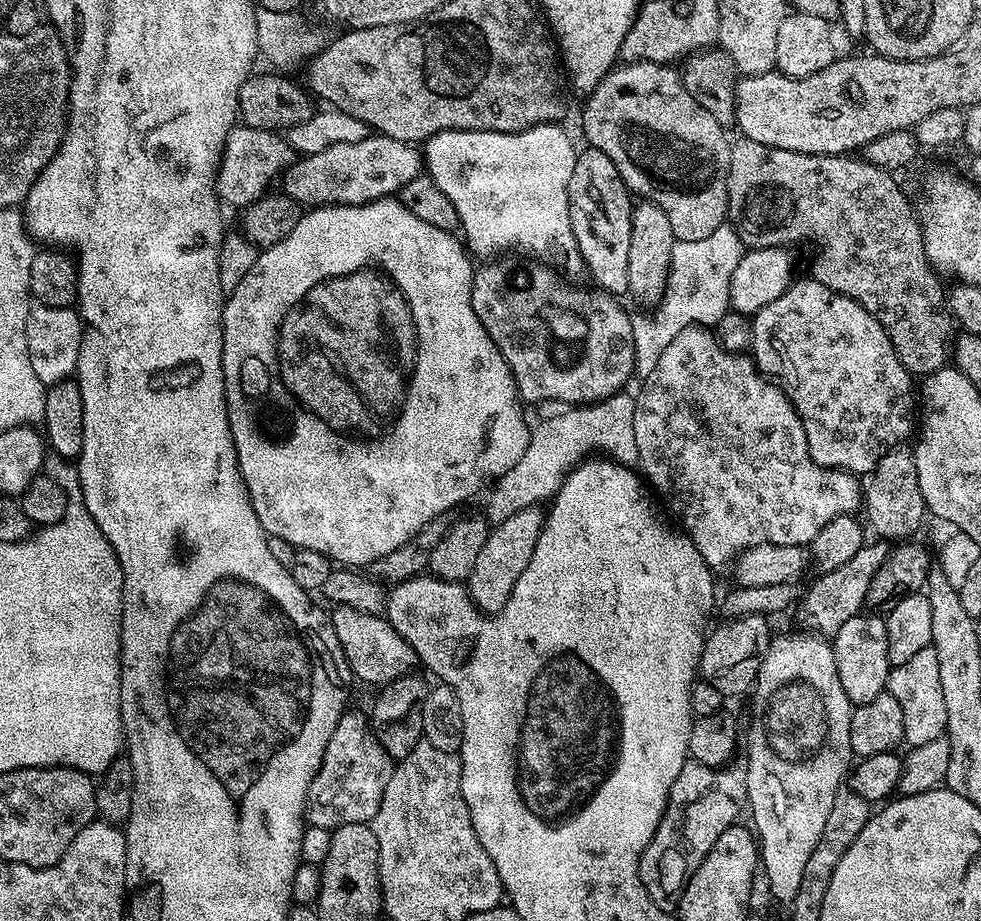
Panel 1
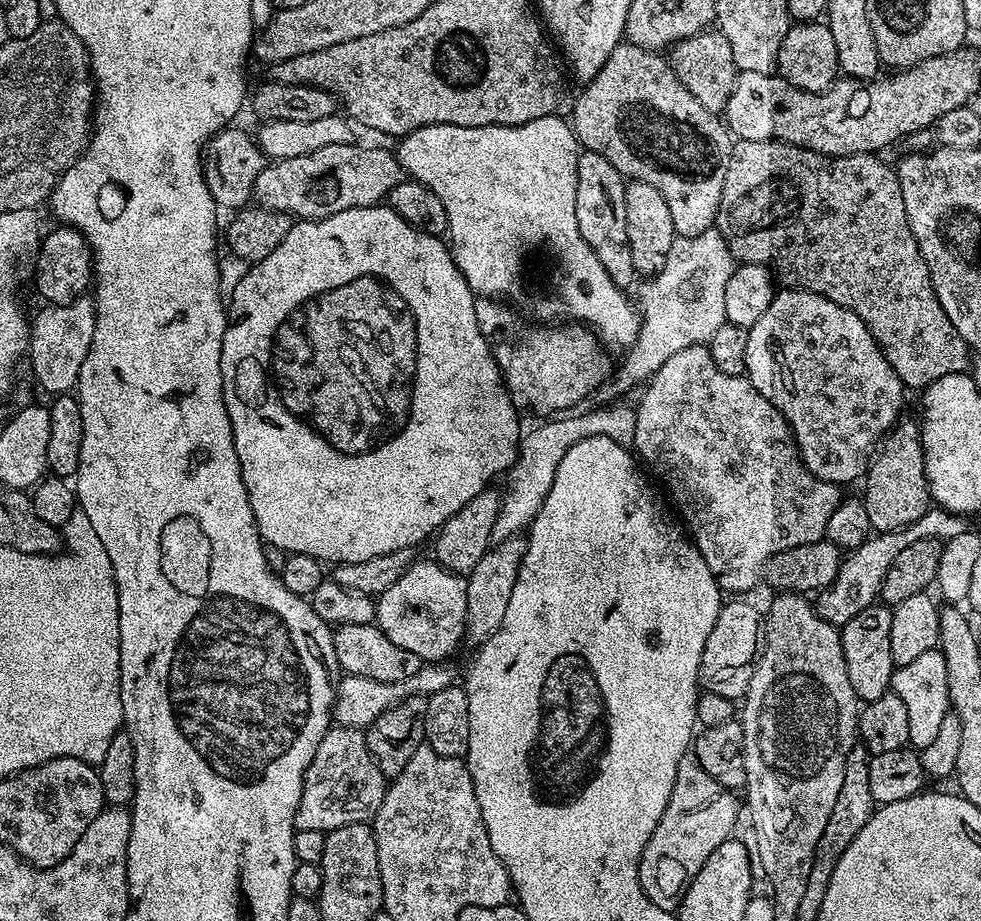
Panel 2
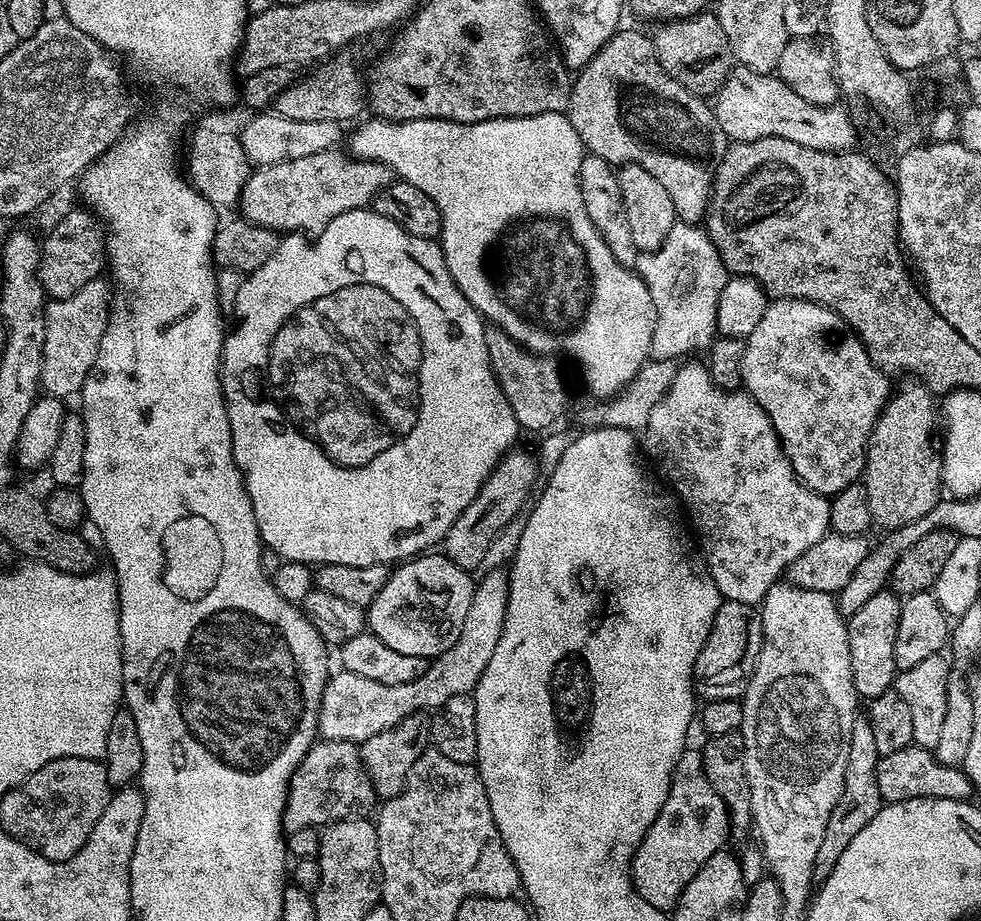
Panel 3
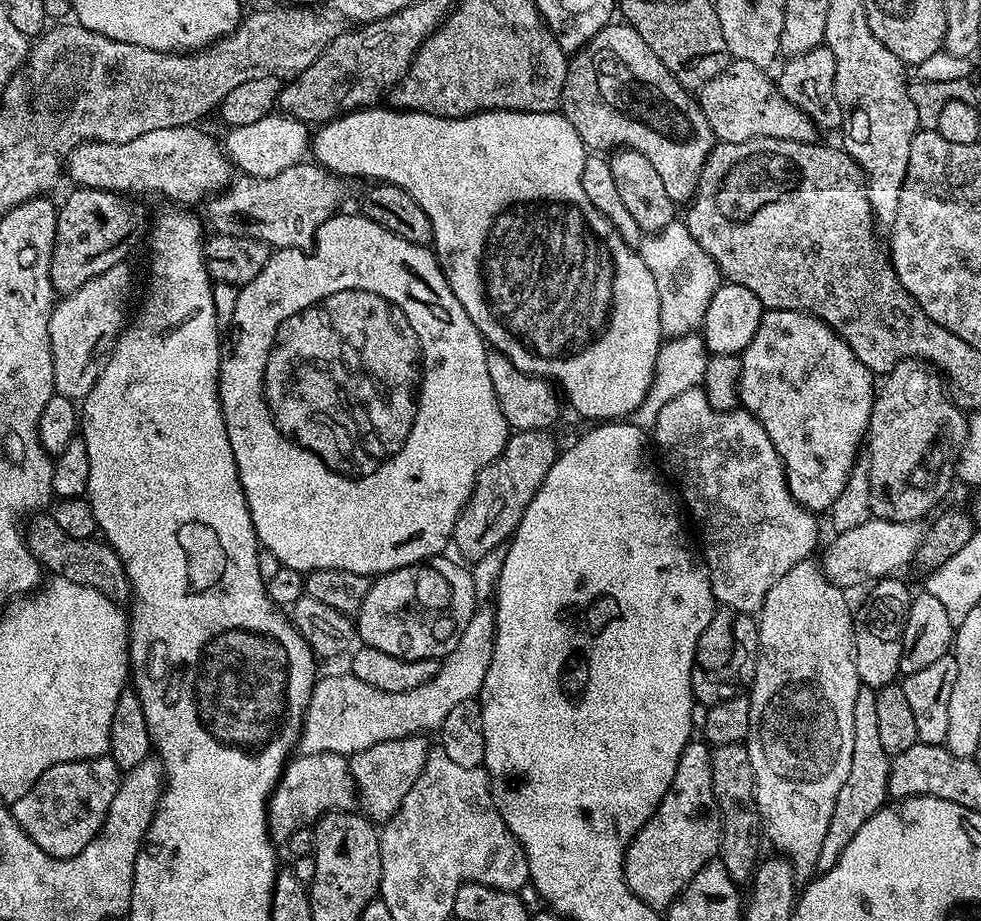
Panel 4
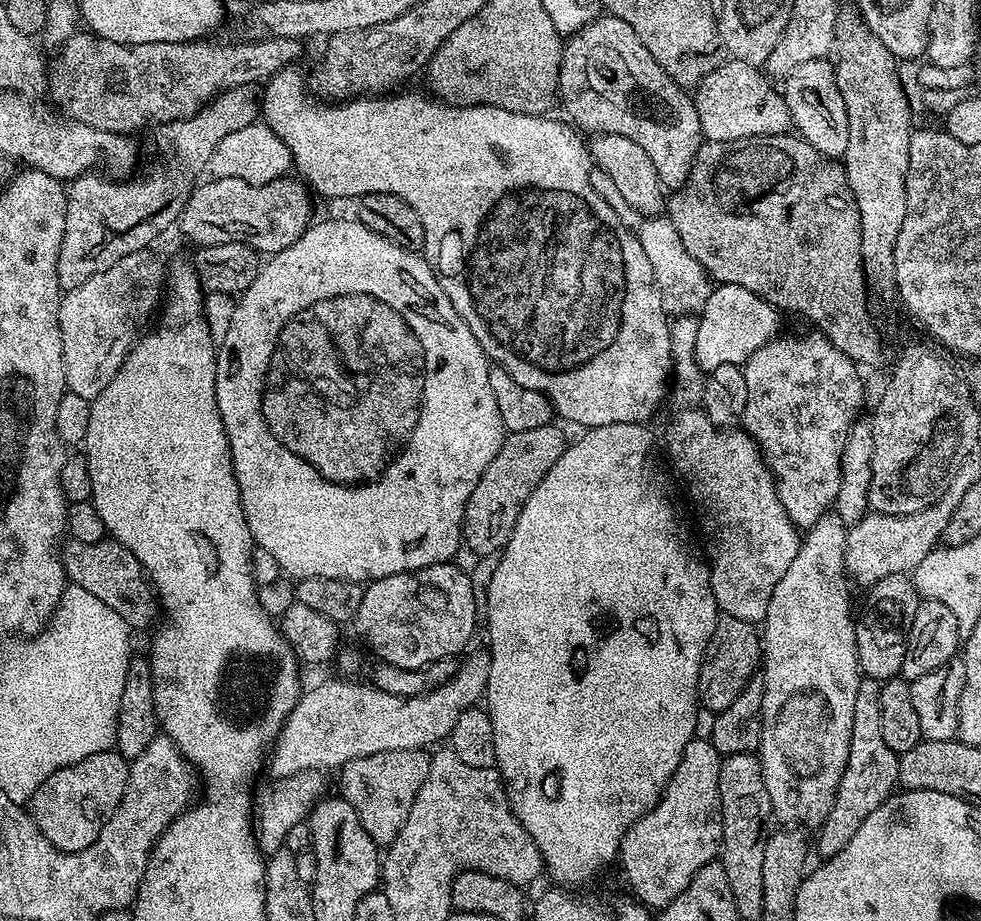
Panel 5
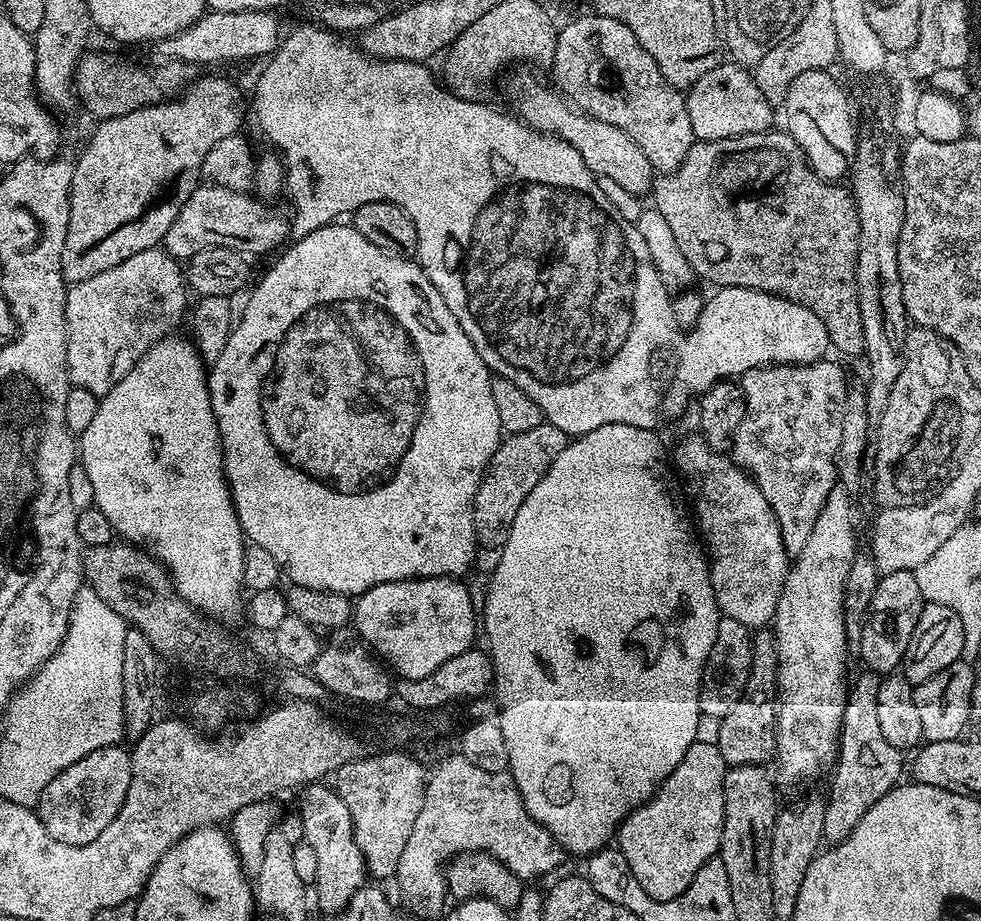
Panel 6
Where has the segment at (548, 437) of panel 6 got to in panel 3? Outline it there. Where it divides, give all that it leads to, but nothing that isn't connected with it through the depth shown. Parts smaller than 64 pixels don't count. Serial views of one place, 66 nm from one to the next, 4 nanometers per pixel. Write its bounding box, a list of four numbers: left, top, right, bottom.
[443,450,538,569]

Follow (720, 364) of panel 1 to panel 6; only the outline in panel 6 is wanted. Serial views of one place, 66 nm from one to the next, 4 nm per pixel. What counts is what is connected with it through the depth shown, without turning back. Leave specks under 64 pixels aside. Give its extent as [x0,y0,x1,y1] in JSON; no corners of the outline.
[674,438,790,630]

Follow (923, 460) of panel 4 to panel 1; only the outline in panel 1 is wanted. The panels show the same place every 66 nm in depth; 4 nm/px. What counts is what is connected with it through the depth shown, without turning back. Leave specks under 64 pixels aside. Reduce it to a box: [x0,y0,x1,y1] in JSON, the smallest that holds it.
[862,450,926,542]

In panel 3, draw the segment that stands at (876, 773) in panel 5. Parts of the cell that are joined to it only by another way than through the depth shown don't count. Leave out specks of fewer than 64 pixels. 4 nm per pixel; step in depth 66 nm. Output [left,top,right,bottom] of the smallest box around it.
[814,715,882,882]

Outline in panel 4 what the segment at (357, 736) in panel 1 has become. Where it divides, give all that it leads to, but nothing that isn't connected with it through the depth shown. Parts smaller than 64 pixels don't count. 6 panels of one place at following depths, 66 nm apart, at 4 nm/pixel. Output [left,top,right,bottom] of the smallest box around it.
[268,752,357,845]

